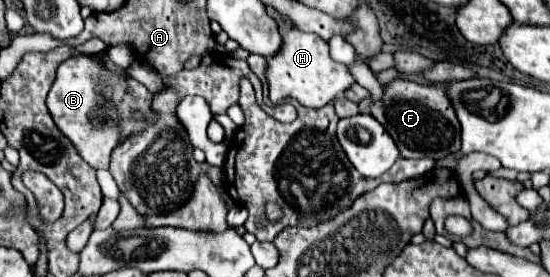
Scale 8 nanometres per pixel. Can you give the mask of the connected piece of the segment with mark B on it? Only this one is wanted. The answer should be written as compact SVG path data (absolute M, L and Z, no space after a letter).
M101 53L67 59L57 69L57 79L49 91L47 107L55 125L77 147L79 155L95 169L109 169L111 151L119 143L119 115L111 101L95 93L97 77L101 71L105 71Z

